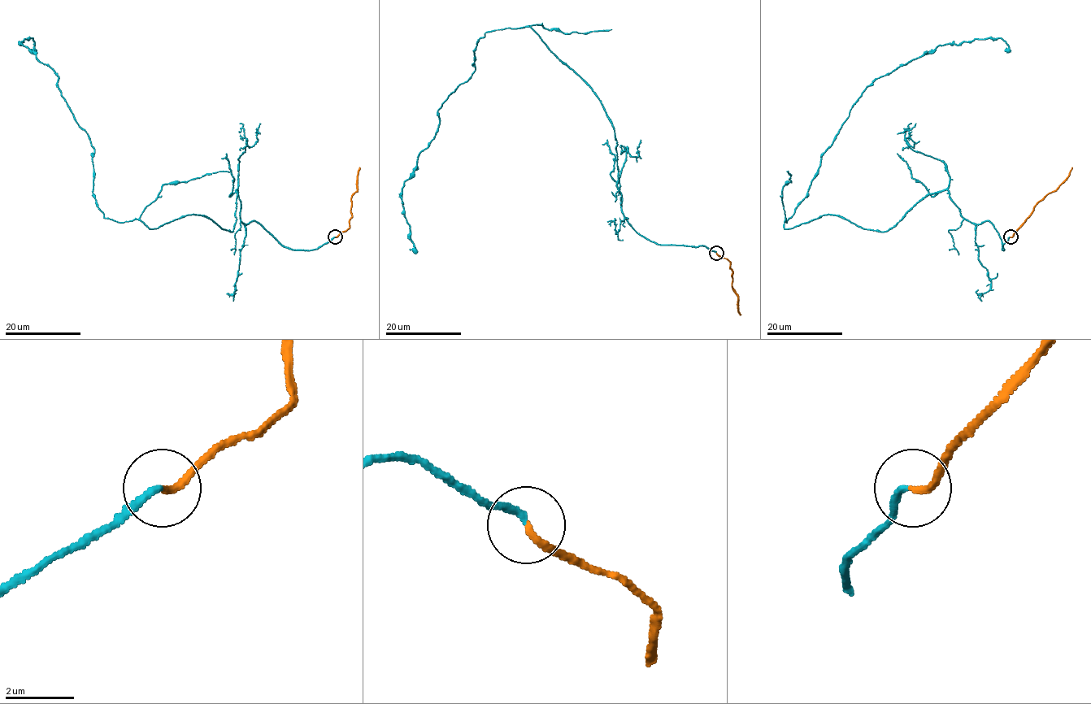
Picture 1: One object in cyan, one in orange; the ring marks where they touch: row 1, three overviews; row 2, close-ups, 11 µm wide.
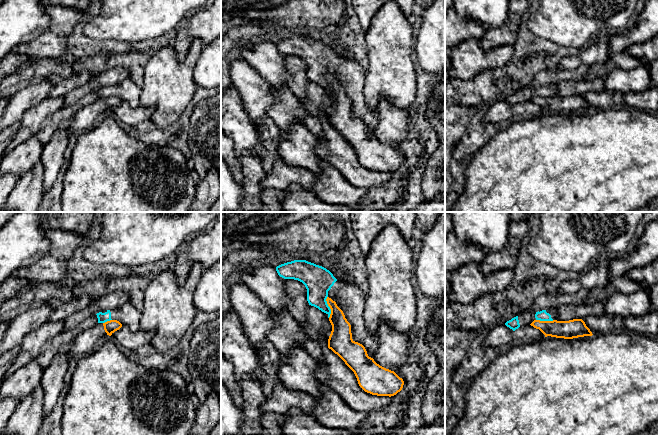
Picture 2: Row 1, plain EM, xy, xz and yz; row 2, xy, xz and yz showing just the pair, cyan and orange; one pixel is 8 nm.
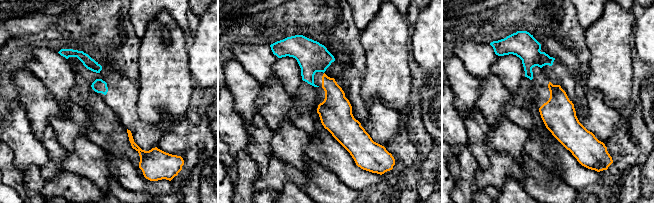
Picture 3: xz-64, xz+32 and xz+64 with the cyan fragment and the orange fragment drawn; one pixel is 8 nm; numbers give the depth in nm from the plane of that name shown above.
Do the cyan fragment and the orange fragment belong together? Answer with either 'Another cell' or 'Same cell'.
Another cell

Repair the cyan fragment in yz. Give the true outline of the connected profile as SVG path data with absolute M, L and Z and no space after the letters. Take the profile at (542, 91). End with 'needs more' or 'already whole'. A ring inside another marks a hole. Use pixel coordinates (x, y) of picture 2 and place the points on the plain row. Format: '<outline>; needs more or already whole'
M551 84L542 87L532 87L527 86L521 89L519 92L512 94L511 96L507 97L505 101L515 107L519 103L524 103L528 100L531 100L534 96L540 97L553 97L557 93L557 86L556 84Z; needs more

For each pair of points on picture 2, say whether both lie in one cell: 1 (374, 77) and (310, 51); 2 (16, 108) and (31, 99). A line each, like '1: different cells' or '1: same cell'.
1: different cells
2: same cell

